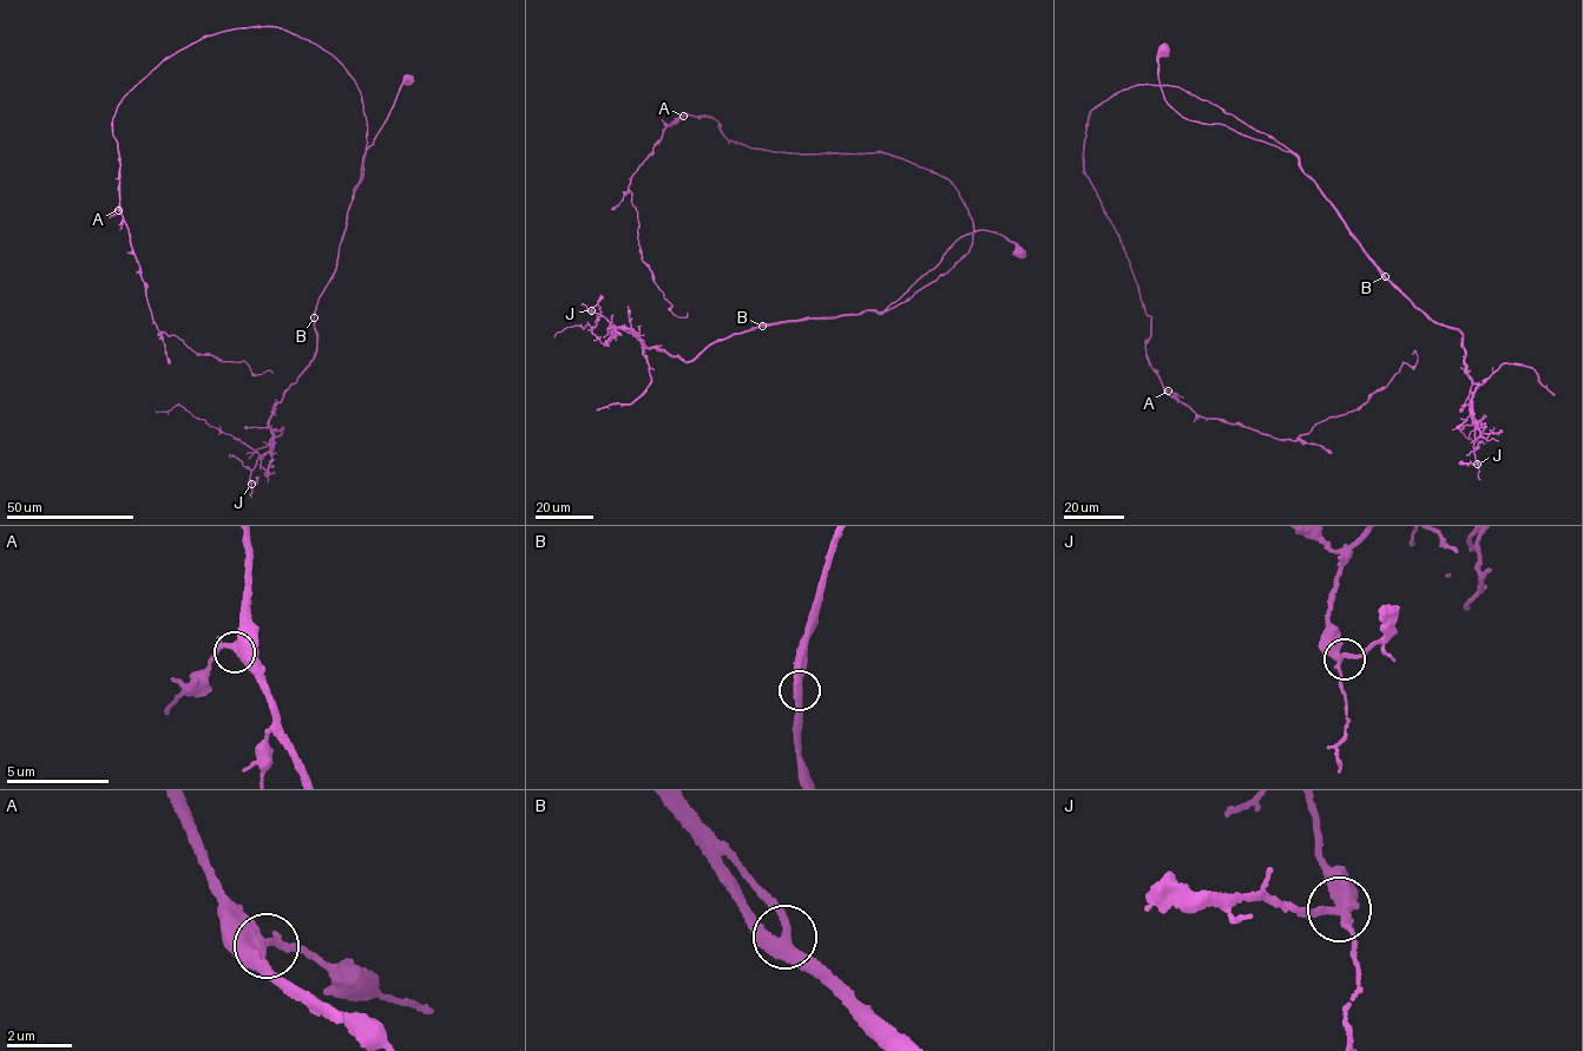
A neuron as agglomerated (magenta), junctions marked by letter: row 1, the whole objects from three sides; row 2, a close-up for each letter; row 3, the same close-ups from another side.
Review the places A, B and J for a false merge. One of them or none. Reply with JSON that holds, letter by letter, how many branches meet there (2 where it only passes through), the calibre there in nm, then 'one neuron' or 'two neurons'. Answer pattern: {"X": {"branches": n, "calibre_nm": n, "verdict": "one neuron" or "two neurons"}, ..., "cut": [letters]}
{"A": {"branches": 3, "calibre_nm": 360, "verdict": "one neuron"}, "B": {"branches": 3, "calibre_nm": 280, "verdict": "one neuron"}, "J": {"branches": 3, "calibre_nm": 280, "verdict": "one neuron"}, "cut": []}

